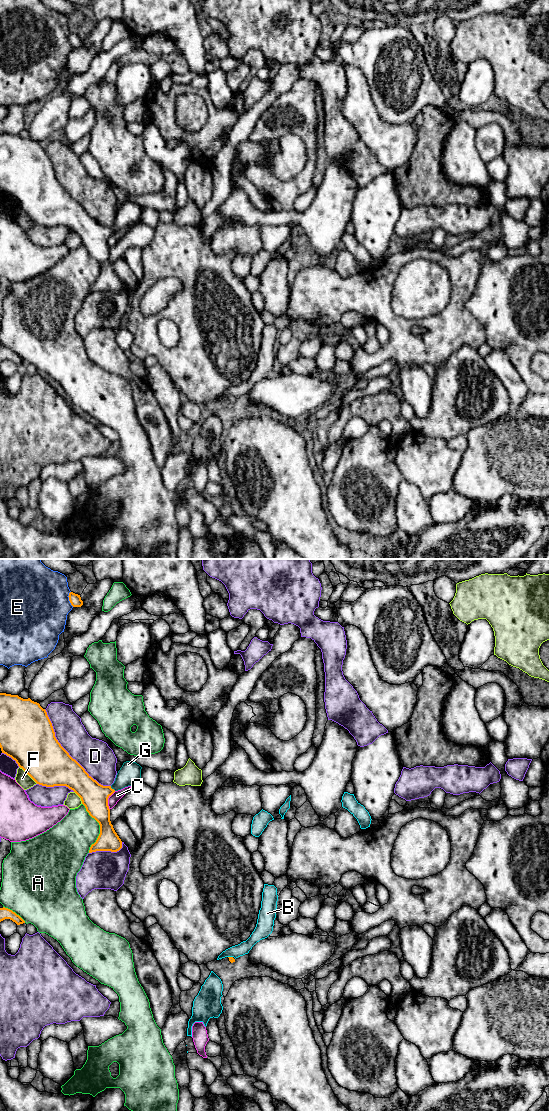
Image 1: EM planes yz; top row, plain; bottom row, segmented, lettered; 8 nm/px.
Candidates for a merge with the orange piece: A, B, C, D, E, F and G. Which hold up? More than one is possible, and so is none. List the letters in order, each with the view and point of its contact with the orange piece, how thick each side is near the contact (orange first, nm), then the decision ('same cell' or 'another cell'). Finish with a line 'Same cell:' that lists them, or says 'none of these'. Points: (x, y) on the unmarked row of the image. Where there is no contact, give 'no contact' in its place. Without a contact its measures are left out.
A: meets orange in yz at (100, 268); 200 nm thick on the orange side, 340 nm on the other; another cell
B: meets orange in yz at (230, 397); 50 nm thick on the orange side, 100 nm on the other; another cell
C: meets orange in yz at (107, 240); 220 nm thick on the orange side, 80 nm on the other; another cell
D: meets orange in yz at (67, 192); 380 nm thick on the orange side, 280 nm on the other; another cell
E: meets orange in yz at (69, 39); 90 nm thick on the orange side, 480 nm on the other; another cell
F: meets orange in yz at (28, 214); 380 nm thick on the orange side, 110 nm on the other; another cell
G: meets orange in yz at (113, 229); 220 nm thick on the orange side, 170 nm on the other; same cell
Same cell: G

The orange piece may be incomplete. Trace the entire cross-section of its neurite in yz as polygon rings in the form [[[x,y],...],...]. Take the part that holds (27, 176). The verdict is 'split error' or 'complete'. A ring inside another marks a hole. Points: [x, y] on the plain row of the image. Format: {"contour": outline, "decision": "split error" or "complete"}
{"contour": [[[0,133],[0,188],[37,224],[66,226],[81,238],[86,251],[100,265],[100,274],[89,293],[122,288],[110,261],[108,238],[141,218],[139,204],[126,201],[111,226],[99,224],[58,182],[39,143],[6,133]]], "decision": "split error"}

